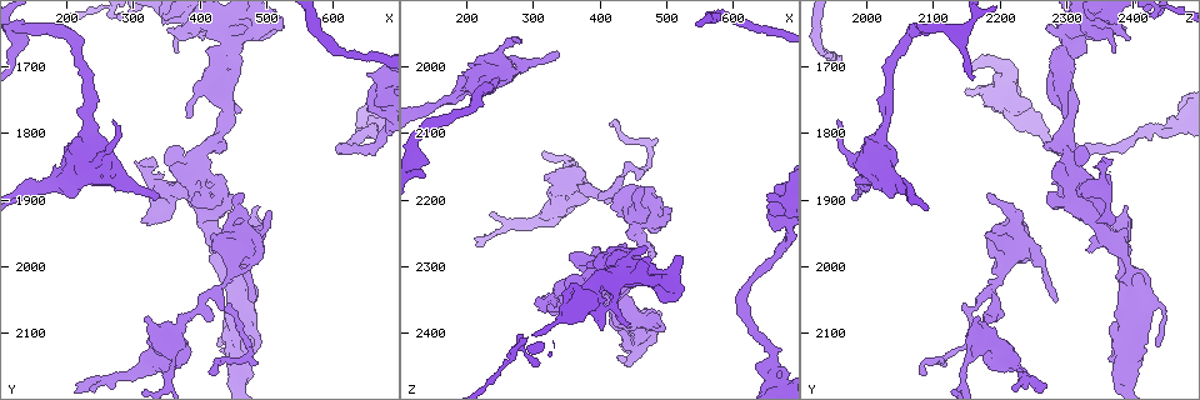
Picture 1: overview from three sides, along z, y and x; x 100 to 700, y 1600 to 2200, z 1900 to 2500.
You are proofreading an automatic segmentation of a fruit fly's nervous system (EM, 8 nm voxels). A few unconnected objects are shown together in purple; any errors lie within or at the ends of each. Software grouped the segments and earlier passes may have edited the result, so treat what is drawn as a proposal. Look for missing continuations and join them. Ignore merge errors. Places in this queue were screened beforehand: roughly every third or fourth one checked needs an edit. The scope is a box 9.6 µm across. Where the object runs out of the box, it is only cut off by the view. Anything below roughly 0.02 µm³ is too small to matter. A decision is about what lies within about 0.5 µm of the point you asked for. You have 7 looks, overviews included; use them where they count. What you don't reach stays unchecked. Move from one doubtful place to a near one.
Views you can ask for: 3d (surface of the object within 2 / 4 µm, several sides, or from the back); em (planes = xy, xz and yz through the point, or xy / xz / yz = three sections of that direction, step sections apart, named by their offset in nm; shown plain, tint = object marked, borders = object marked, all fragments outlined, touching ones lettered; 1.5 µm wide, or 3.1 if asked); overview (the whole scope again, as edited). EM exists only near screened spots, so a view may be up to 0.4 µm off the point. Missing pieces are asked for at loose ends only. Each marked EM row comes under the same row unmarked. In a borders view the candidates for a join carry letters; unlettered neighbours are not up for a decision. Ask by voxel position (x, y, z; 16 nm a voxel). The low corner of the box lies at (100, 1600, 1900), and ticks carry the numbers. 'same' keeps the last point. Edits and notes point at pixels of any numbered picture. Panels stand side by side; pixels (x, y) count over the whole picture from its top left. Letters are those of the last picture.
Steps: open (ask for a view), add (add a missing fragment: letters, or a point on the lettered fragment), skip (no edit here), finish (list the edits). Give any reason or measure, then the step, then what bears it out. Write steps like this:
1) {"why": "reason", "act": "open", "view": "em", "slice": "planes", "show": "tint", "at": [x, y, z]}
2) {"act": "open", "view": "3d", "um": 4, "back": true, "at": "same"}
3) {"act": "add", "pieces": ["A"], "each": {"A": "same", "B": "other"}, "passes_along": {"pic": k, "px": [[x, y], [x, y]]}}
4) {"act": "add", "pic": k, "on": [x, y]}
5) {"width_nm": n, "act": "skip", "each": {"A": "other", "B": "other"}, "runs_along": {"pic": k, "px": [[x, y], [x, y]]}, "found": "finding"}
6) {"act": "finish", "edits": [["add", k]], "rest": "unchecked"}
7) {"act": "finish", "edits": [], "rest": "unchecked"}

{"why": "thin end", "act": "open", "view": "em", "slice": "planes", "show": "borders", "at": [335, 1900, 1985]}

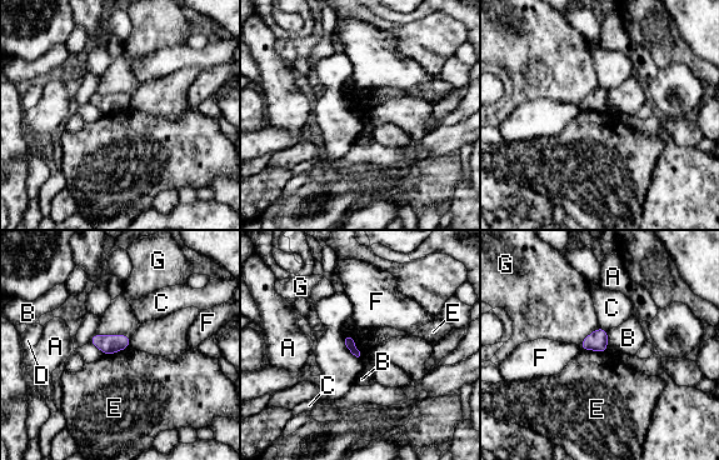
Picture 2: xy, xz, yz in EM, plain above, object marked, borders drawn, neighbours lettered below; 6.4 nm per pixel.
{"act": "skip", "each": {"A": "other", "B": "other", "C": "other", "D": "other", "E": "other", "F": "other", "G": "other"}, "border": {"pic": 2, "px": [[343, 335], [354, 339], [359, 356]]}, "found": "none of them fits"}

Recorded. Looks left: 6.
{"act": "open", "view": "em", "slice": "xz", "step": 8, "show": "tint", "at": [470, 1635, 2275]}

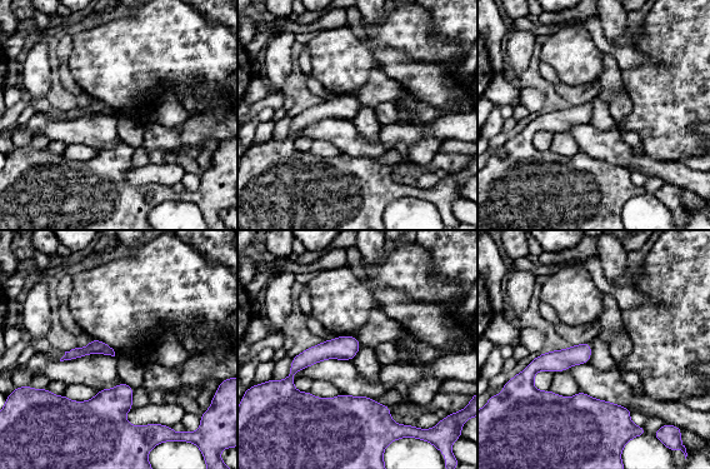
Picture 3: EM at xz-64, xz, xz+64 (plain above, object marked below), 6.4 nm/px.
{"why": "another direction", "act": "open", "view": "em", "slice": "yz", "step": 4, "show": "borders", "at": "same"}

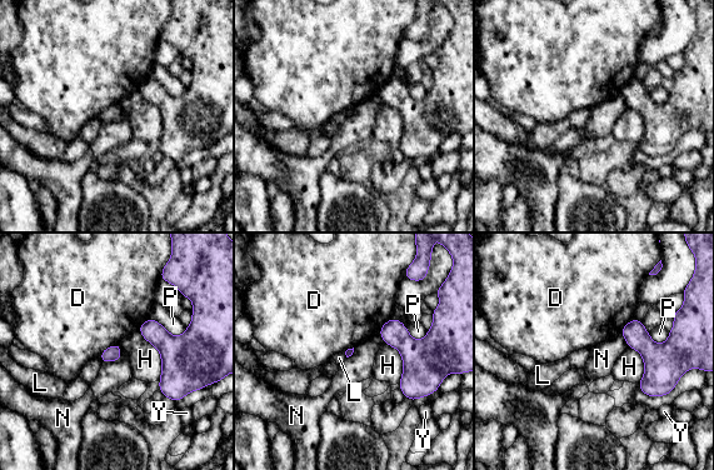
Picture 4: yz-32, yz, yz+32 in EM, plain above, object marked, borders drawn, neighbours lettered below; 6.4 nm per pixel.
{"act": "skip", "each": {"D": "other", "H": "other", "L": "other", "N": "other", "P": "other", "Y": "other"}, "runs_along": {"pic": 4, "px": [[634, 321], [650, 351], [645, 389]]}, "found": "no lettered fragment goes on from it"}

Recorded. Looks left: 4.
{"why": "free end", "act": "open", "view": "3d", "um": 4, "at": [460, 1890, 2175]}

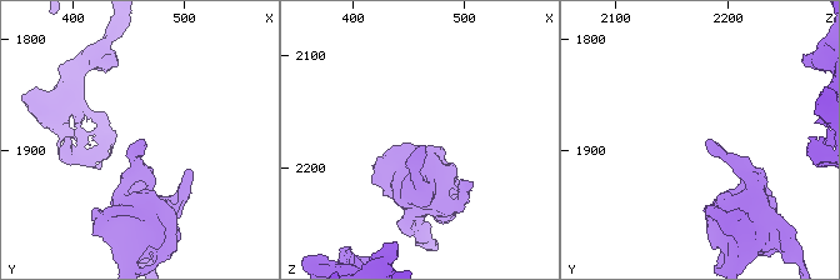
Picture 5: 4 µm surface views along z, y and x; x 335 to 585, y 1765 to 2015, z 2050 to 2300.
{"why": "now the EM", "act": "open", "view": "em", "slice": "planes", "show": "tint", "at": [464, 1892, 2180]}

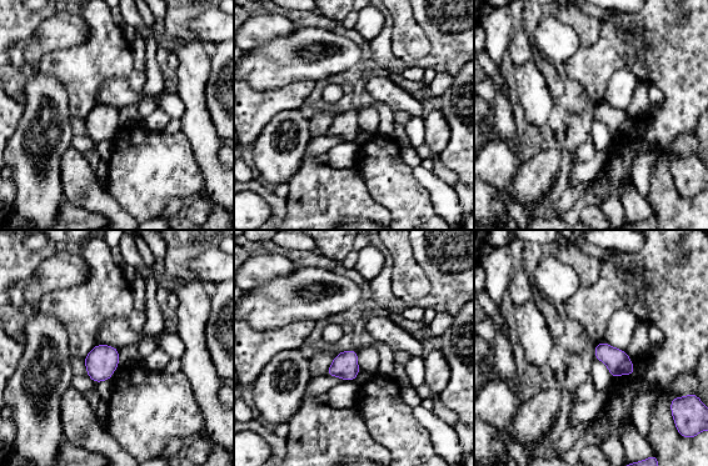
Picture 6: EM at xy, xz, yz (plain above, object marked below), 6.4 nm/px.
{"why": "see the neighbours", "act": "open", "view": "em", "slice": "planes", "show": "borders", "at": "same"}

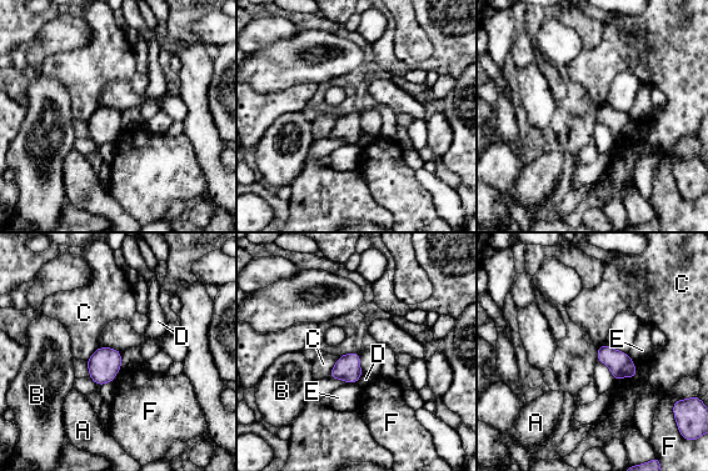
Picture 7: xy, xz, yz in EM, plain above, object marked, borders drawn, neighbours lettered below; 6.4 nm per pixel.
{"width_nm": 150, "act": "skip", "each": {"A": "other", "B": "other", "C": "other", "D": "other", "E": "other", "F": "other"}, "border": {"pic": 7, "px": [[339, 357], [327, 377]]}, "found": "none of them fits"}

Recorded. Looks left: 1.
{"act": "finish", "edits": [], "rest": "unchecked"}

